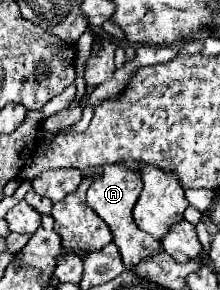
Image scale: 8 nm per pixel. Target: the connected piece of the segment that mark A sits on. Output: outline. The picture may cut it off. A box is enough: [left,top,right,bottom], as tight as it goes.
[86,163,162,269]

